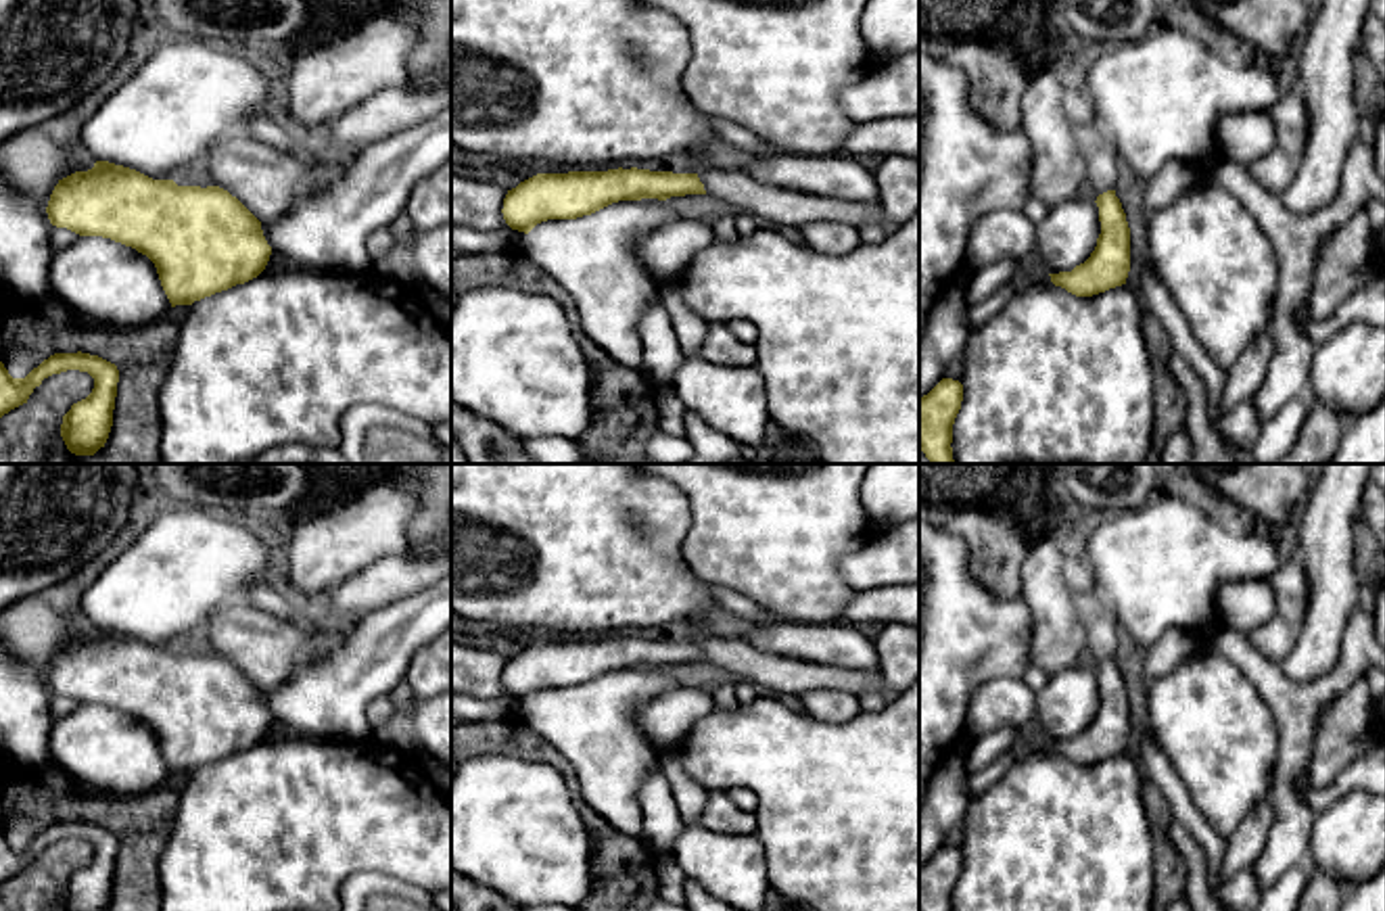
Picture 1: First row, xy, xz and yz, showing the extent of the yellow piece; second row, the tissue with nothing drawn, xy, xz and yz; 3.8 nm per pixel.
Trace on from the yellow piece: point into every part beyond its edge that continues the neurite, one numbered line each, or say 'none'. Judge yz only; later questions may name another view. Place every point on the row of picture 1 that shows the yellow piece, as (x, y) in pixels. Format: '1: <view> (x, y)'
1: yz (1099, 155)

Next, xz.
1: xz (784, 207)

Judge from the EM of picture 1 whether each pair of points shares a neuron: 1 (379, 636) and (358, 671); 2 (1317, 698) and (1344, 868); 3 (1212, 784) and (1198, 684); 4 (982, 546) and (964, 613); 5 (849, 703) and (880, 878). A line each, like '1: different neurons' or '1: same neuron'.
1: same neuron
2: different neurons
3: same neuron
4: different neurons
5: different neurons

